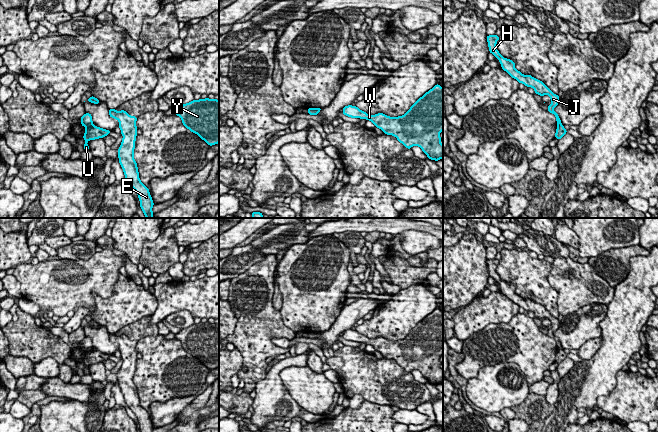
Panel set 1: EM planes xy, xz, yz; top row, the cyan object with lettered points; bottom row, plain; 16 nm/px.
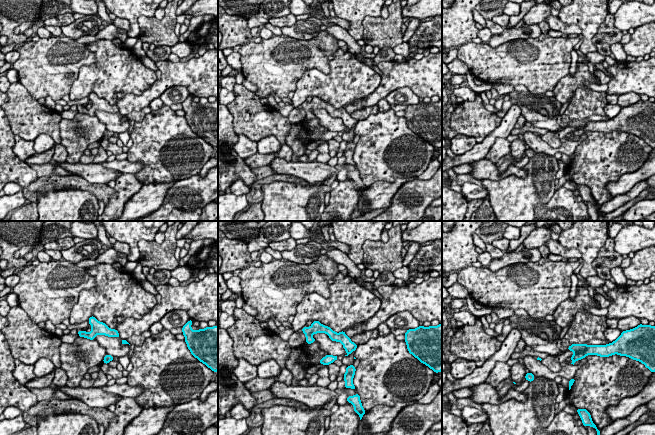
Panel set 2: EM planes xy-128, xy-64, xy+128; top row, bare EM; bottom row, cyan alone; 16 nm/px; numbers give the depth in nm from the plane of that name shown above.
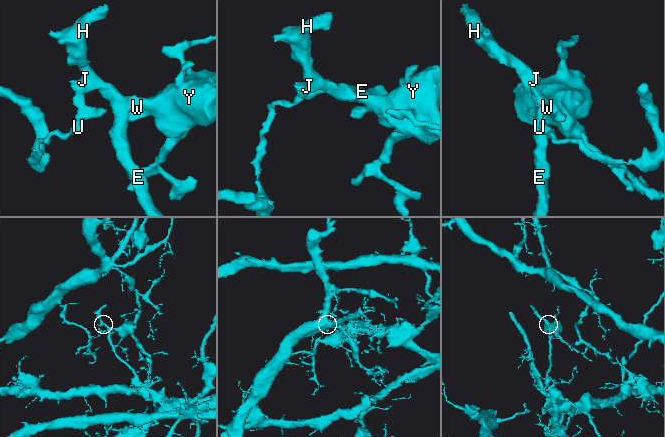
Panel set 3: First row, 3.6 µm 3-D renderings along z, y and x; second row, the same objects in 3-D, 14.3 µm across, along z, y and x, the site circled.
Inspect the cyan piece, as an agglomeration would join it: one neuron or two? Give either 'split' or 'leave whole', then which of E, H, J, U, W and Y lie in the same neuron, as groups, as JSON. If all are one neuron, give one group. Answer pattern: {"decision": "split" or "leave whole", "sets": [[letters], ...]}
{"decision": "split", "sets": [["E", "H", "J", "W", "Y"], ["U"]]}

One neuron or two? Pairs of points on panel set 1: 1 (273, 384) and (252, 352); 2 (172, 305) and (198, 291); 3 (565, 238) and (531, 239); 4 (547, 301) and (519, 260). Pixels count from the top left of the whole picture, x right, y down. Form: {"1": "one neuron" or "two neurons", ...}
{"1": "two neurons", "2": "one neuron", "3": "two neurons", "4": "one neuron"}

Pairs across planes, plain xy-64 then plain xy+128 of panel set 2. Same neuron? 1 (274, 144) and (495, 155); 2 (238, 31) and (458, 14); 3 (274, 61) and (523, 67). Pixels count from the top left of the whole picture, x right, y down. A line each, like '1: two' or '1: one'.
1: one
2: one
3: one

